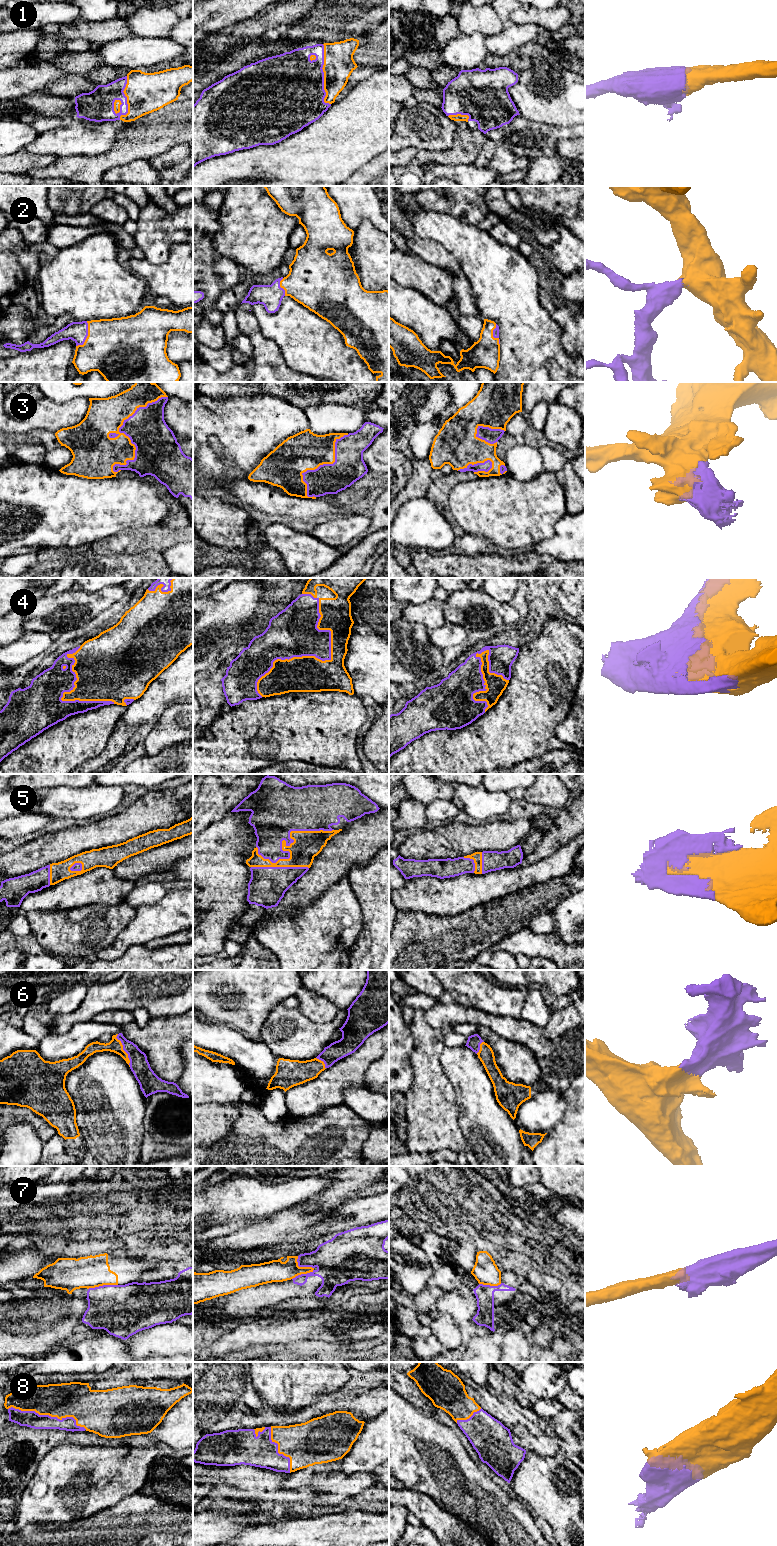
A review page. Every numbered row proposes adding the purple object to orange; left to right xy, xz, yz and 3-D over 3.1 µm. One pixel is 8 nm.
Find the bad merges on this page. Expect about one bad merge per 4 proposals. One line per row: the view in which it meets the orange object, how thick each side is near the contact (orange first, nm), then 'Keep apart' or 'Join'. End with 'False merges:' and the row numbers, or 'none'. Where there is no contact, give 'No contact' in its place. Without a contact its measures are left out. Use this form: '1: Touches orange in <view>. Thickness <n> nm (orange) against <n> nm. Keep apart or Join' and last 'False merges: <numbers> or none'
1: Touches orange in xz. Thickness 240 nm (orange) against 480 nm. Join
2: Touches orange in xy. Thickness 480 nm (orange) against 160 nm. Join
3: Touches orange in xy. Thickness 320 nm (orange) against 320 nm. Join
4: Touches orange in xz. Thickness 280 nm (orange) against 320 nm. Join
5: Touches orange in xz. Thickness 220 nm (orange) against 380 nm. Join
6: Touches orange in xy. Thickness 110 nm (orange) against 160 nm. Join
7: Touches orange in xz. Thickness 180 nm (orange) against 280 nm. Keep apart
8: Touches orange in xy. Thickness 280 nm (orange) against 130 nm. Join
False merges: 7

